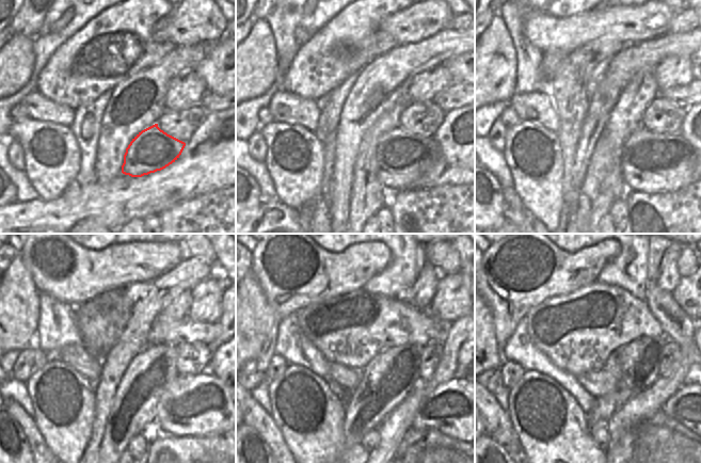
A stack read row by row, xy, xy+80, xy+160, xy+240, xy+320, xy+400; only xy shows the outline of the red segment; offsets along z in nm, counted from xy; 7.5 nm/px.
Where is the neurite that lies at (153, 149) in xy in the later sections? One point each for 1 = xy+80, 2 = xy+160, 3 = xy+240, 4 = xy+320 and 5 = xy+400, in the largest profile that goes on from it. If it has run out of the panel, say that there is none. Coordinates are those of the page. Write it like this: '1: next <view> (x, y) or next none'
1: next xy+80 (402, 157)
2: next xy+160 (650, 162)
3: next xy+240 (201, 404)
4: next xy+320 (452, 408)
5: next xy+400 (691, 405)

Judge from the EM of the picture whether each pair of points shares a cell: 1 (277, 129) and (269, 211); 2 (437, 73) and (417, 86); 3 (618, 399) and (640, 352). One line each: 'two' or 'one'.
1: two
2: one
3: one

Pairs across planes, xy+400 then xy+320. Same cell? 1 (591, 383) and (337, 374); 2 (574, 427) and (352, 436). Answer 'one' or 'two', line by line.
1: one
2: two

